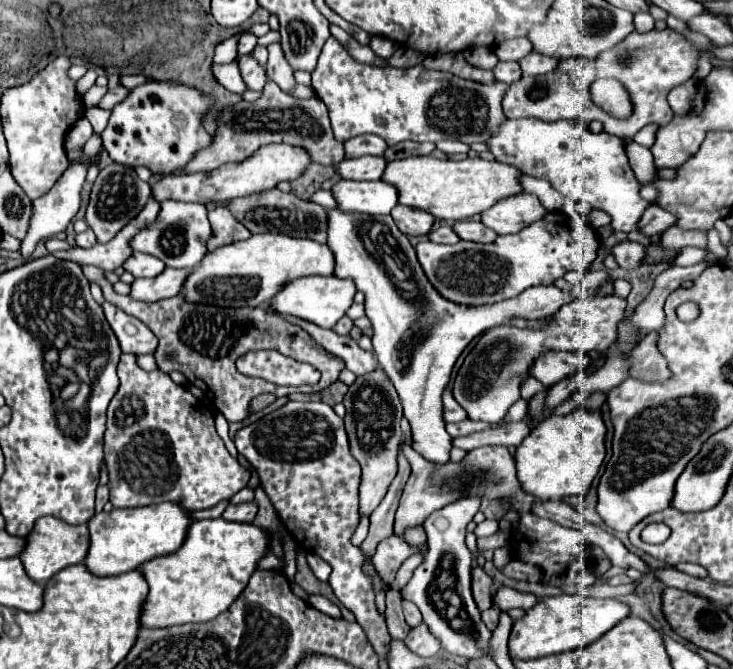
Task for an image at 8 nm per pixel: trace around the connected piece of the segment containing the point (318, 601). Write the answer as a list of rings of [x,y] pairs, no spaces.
[[[310,596],[310,606],[314,606],[316,610],[320,610],[322,614],[326,614],[330,618],[342,618],[340,608],[334,602],[330,602],[328,598],[324,598],[324,596]]]

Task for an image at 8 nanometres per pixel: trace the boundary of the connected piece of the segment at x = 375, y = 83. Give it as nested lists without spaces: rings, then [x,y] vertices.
[[[332,36],[326,40],[318,66],[312,72],[312,88],[328,106],[332,130],[340,142],[358,134],[376,134],[384,138],[388,146],[404,140],[460,140],[464,144],[474,144],[486,142],[506,120],[500,102],[508,86],[502,82],[478,84],[450,72],[428,70],[422,64],[412,68],[362,64]]]

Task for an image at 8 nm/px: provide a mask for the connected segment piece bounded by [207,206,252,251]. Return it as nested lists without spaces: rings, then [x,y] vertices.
[[[216,208],[208,214],[208,219],[212,228],[212,238],[207,242],[208,251],[236,242],[250,238],[250,230],[244,228],[230,212],[228,208]]]

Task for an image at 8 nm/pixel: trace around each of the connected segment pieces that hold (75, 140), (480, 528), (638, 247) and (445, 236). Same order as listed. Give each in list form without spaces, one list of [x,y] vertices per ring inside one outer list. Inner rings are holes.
[[[82,118],[80,122],[76,122],[76,126],[72,128],[72,132],[66,138],[66,150],[72,150],[76,146],[86,144],[86,140],[92,136],[92,126],[86,118]]]
[[[485,519],[476,526],[474,531],[477,537],[488,537],[494,534],[494,525],[492,521],[496,521],[496,532],[499,530],[499,523],[497,520]]]
[[[620,242],[612,248],[612,254],[616,256],[620,268],[636,270],[642,264],[642,256],[646,252],[644,252],[644,246],[638,242]]]
[[[440,226],[440,228],[432,230],[432,232],[428,234],[428,238],[430,238],[432,242],[438,242],[438,244],[454,244],[454,242],[460,242],[460,238],[452,232],[450,226]]]

